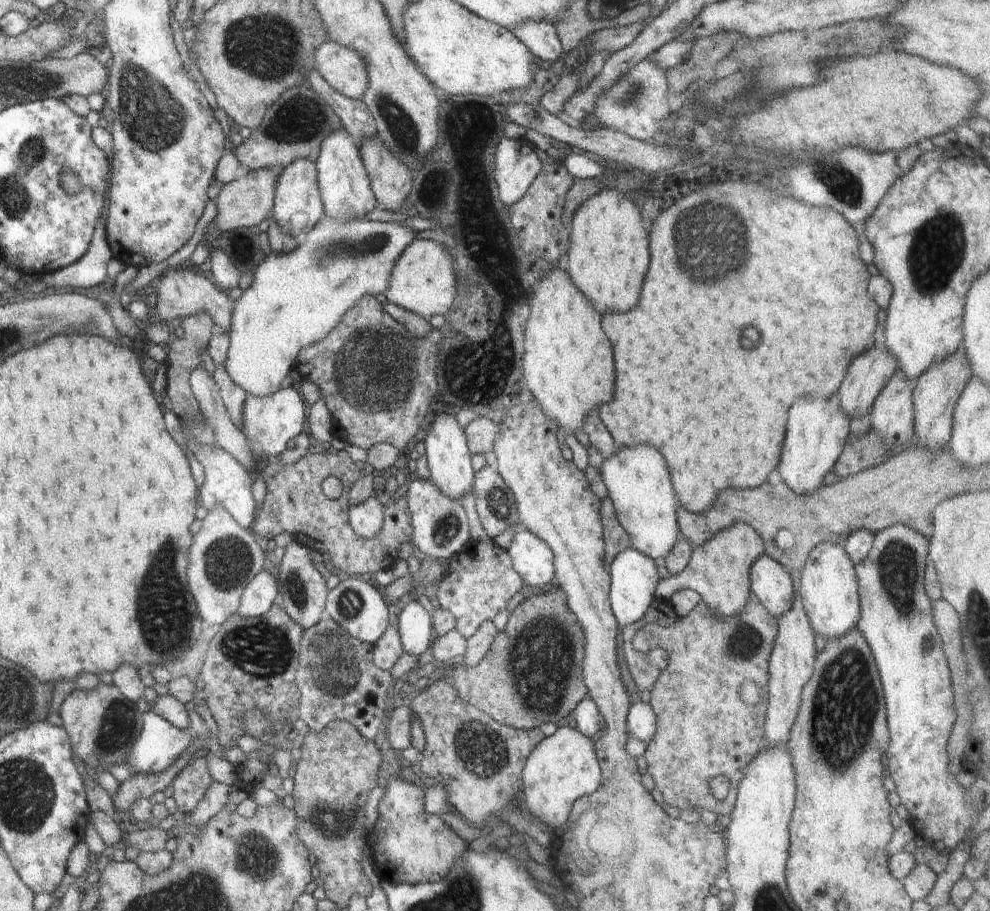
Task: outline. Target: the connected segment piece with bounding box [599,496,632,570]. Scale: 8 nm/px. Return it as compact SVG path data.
M606 496L601 500L600 518L602 518L603 541L605 544L606 570L610 570L612 560L618 556L619 552L632 547L630 536L616 518L613 500Z

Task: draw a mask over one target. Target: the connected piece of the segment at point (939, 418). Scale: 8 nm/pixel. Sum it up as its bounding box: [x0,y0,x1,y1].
[914,349,972,452]

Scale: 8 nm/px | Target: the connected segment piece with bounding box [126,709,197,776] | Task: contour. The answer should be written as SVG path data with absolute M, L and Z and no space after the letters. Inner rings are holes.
M149 709L145 714L145 723L143 724L140 735L134 740L134 747L130 750L126 762L131 764L136 776L138 774L162 774L170 768L170 764L174 760L178 760L184 750L192 744L192 740L196 740L196 735L190 728L176 728L170 722L164 720L158 713Z

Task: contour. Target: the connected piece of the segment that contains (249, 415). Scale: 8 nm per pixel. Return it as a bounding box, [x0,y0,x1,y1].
[242,383,308,458]

